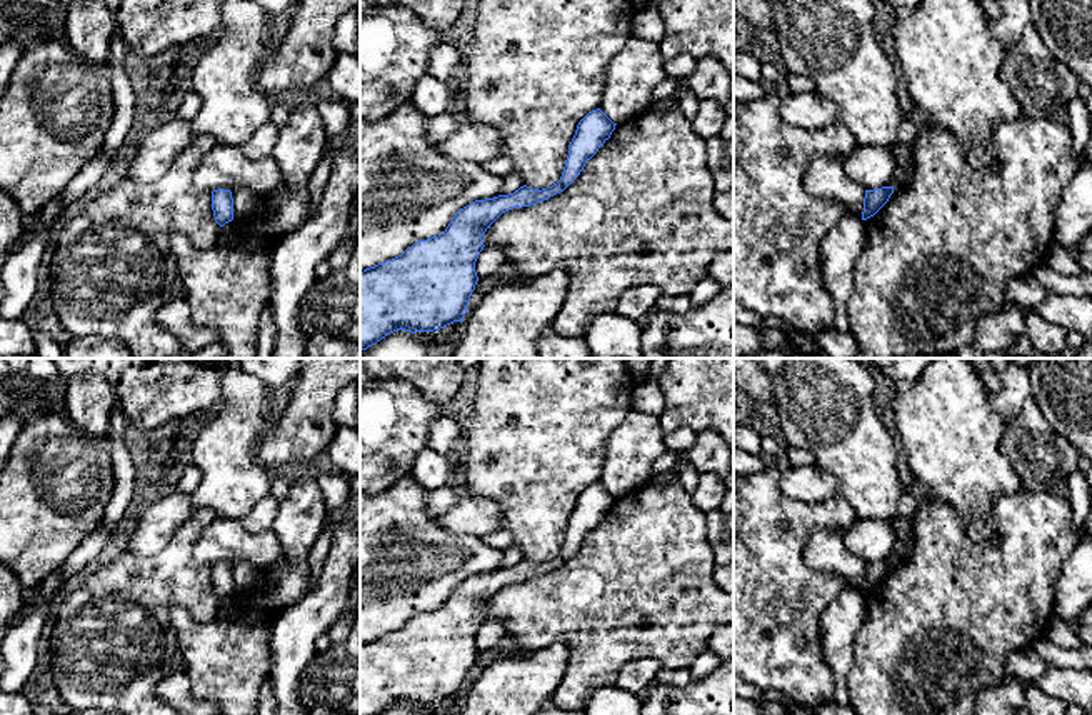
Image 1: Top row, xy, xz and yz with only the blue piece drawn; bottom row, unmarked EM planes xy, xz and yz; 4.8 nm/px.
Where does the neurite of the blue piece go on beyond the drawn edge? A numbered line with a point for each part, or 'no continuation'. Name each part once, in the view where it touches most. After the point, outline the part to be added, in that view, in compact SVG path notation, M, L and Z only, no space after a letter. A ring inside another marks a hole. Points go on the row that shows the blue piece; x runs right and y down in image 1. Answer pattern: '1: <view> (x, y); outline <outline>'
no continuation

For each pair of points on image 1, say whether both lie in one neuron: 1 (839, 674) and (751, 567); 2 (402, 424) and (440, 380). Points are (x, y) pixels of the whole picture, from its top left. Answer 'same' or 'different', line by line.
1: different
2: different

